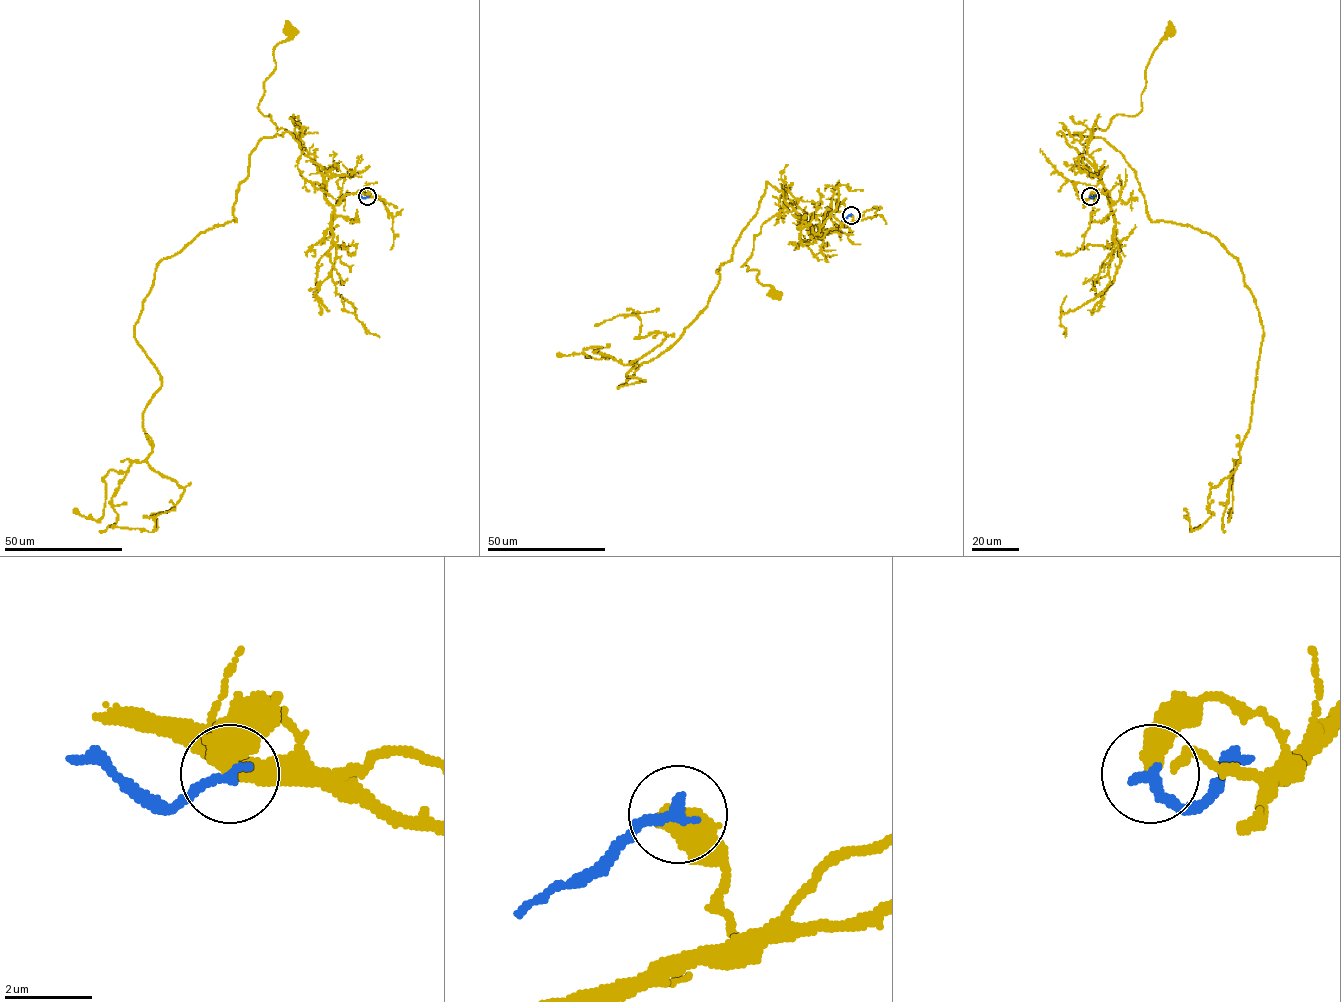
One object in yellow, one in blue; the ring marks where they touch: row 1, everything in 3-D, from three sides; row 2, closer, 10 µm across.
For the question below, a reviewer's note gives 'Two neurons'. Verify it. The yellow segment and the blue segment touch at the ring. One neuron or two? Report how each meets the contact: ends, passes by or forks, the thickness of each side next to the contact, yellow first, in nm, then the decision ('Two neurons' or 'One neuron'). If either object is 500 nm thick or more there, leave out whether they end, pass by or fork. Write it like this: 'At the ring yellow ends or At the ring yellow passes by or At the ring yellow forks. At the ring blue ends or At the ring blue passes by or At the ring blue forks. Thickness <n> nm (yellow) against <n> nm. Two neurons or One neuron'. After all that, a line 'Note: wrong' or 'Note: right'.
Thickness 550 nm (yellow) against 280 nm. Two neurons
Note: right

